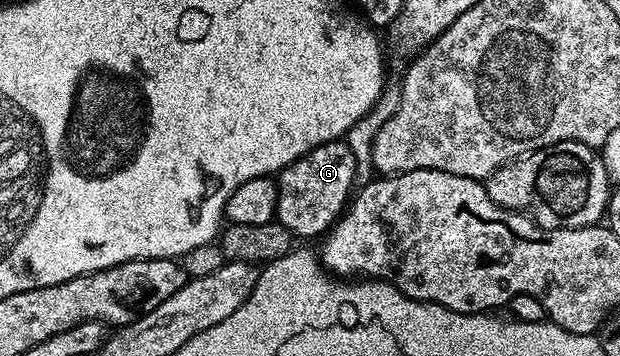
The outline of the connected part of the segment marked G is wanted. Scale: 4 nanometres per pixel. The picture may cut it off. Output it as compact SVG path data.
M332 140L330 144L311 149L306 156L288 164L276 177L276 223L282 224L294 238L324 237L344 213L354 191L353 179L356 176L357 156L345 142Z

